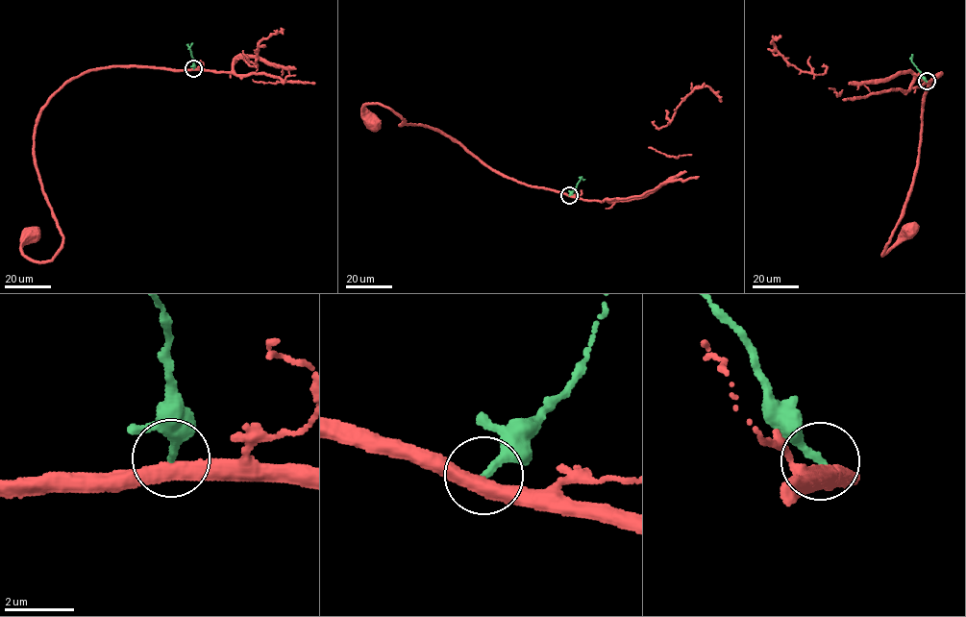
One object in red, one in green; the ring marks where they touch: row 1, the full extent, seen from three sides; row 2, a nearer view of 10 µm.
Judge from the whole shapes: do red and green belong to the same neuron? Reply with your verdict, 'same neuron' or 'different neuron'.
different neuron

